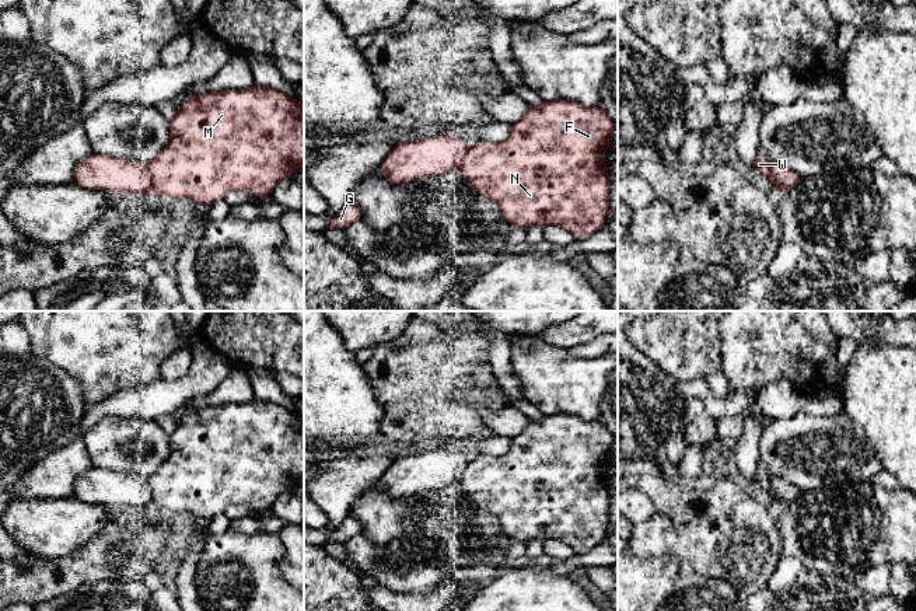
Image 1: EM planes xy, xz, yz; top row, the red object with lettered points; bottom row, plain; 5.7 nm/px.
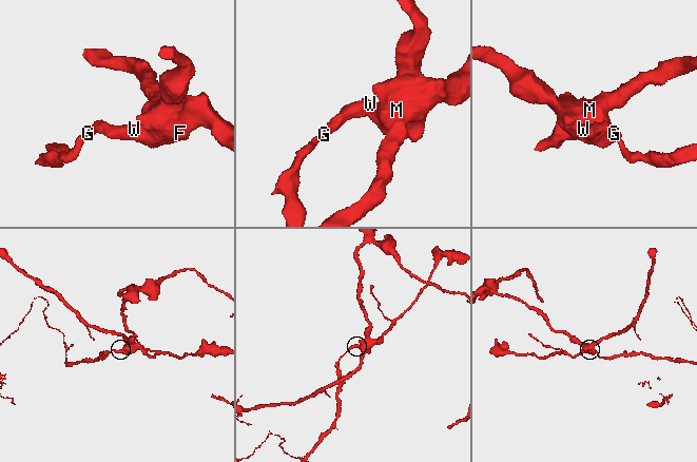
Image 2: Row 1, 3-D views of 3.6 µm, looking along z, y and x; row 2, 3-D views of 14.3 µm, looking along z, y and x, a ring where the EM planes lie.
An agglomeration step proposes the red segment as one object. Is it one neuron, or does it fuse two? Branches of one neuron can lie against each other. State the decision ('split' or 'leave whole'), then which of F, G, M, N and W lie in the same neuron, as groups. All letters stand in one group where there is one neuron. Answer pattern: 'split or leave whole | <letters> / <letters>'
split | F M N / G W

